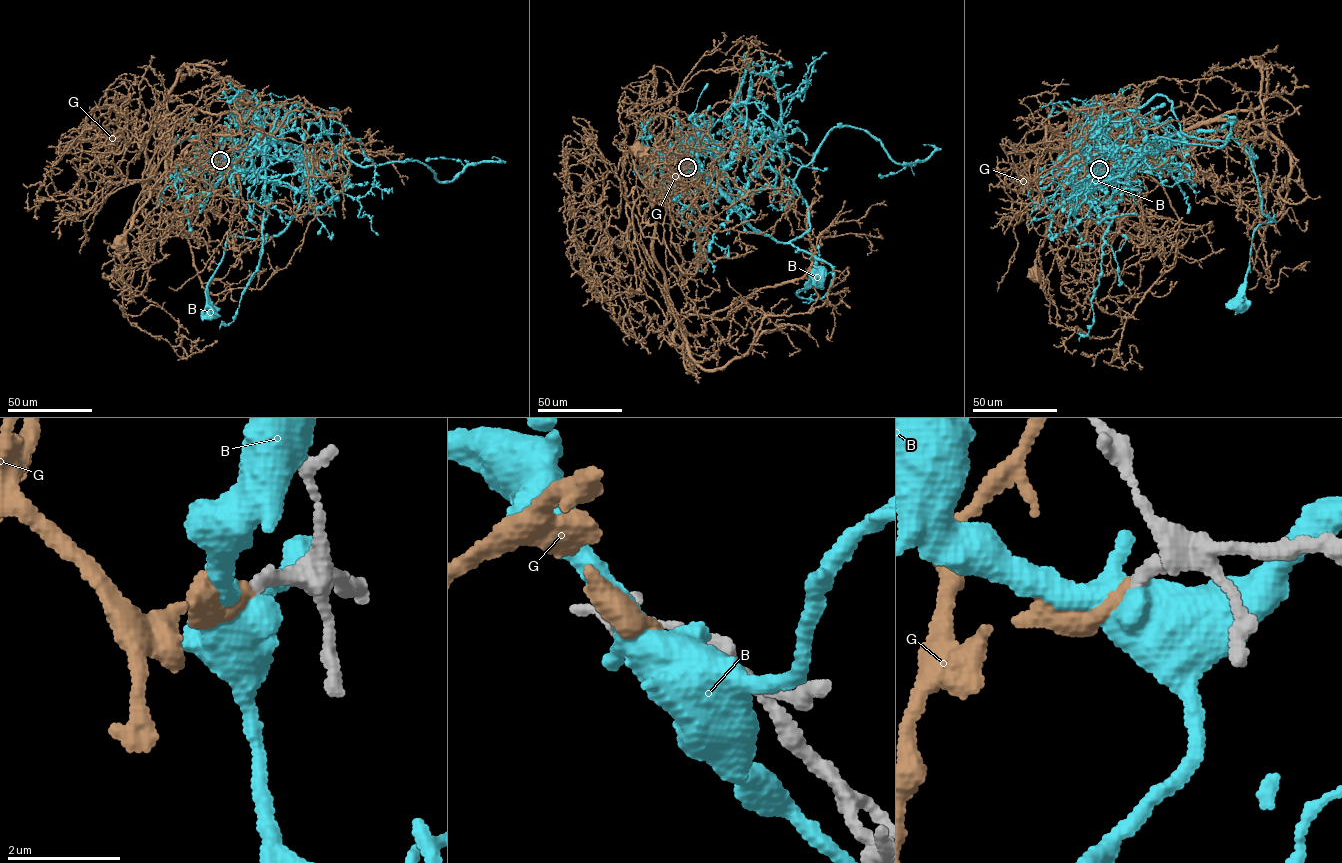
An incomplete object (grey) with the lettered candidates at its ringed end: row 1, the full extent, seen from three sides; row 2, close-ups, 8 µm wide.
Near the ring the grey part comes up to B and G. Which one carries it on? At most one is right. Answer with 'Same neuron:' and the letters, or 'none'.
Same neuron: G

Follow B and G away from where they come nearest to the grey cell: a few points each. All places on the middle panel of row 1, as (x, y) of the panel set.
B: (687, 167), (672, 157), (696, 166), (756, 229), (833, 266), (824, 296), (797, 296), (819, 280)
G: (687, 167), (698, 129), (675, 107), (644, 159), (648, 175), (636, 150)

